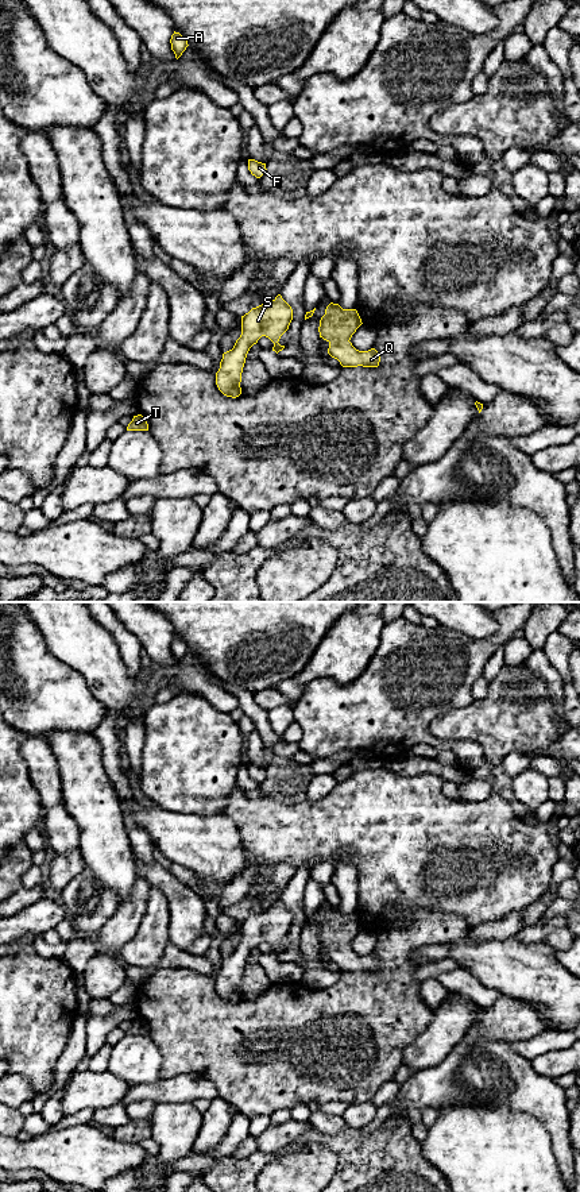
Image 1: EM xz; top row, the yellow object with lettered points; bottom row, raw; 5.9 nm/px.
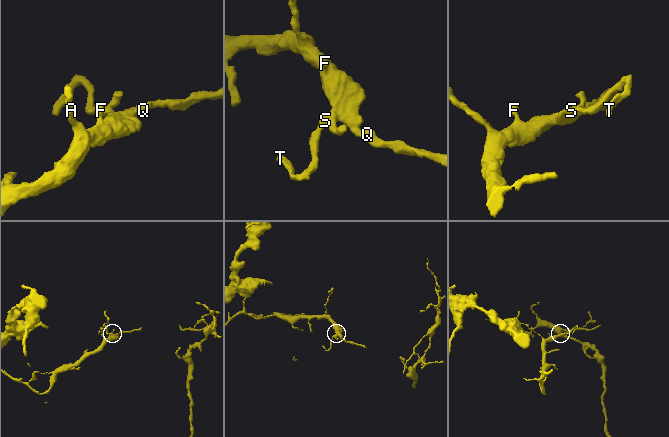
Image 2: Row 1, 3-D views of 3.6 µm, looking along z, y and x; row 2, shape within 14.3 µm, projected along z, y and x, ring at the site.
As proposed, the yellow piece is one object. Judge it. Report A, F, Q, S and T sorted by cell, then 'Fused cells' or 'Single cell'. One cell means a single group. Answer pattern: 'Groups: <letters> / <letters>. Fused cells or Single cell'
Groups: A F Q S T. Single cell

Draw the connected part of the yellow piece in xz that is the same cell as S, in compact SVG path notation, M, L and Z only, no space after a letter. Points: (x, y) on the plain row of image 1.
M281 899L241 921L241 940L233 953L223 958L216 977L216 990L224 1000L236 1003L241 999L240 987L247 958L262 941L274 948L272 956L277 958L285 953L278 946L291 925L293 914Z

